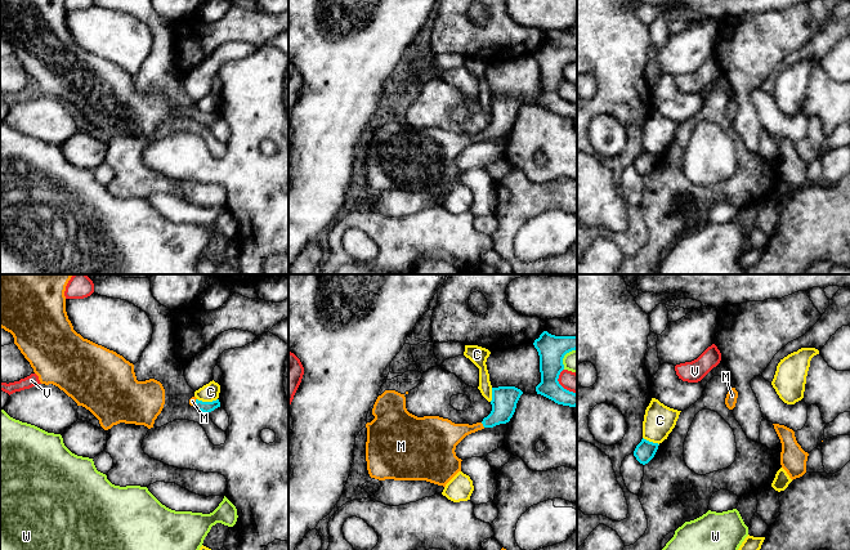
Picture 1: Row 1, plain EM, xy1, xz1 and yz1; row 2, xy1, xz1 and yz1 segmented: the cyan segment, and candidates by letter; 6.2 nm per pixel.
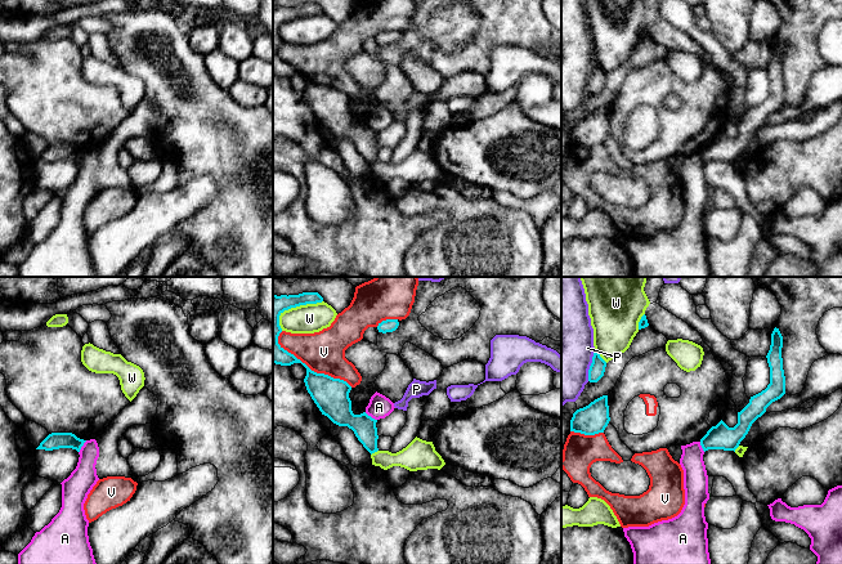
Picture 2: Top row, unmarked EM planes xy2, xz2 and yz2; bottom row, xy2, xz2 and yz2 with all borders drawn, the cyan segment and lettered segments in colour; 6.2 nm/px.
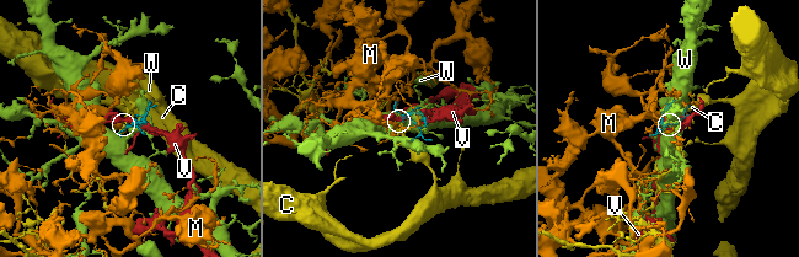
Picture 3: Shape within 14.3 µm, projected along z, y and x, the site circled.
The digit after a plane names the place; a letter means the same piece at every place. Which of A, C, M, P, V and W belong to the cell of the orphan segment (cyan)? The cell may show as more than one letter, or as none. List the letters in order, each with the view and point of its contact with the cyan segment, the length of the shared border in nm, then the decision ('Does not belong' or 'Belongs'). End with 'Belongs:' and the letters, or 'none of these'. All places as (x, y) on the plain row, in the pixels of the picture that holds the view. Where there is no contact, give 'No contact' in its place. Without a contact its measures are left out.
A: Touches cyan at xy2 (81, 157). Shared border 90 nm. Does not belong
C: Touches cyan at xy1 (207, 113). Shared border 130 nm. Does not belong
M: Touches cyan at xz1 (483, 137). Shared border 40 nm. Belongs
P: Touches cyan at yz2 (590, 77). Shared border 200 nm. Does not belong
V: Touches cyan at xz2 (309, 80). Shared border 550 nm. Does not belong
W: Touches cyan at xz2 (294, 18). Shared border 320 nm. Does not belong
Belongs: M

